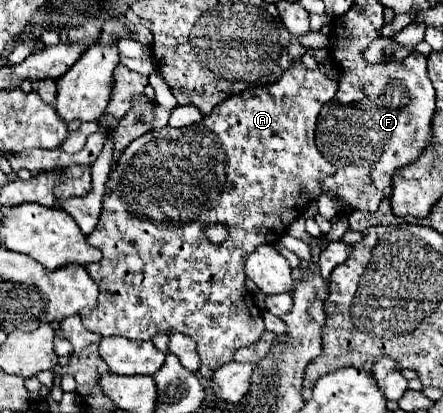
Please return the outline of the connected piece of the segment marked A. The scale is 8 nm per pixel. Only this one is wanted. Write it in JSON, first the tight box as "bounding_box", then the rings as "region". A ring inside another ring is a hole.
{"bounding_box":[81,61,337,379],"region":[[[297,61],[297,65],[293,65],[293,69],[287,69],[281,75],[281,81],[275,81],[273,85],[263,85],[261,89],[251,89],[249,93],[241,93],[237,97],[229,97],[229,101],[223,101],[221,105],[217,105],[217,109],[213,109],[213,113],[209,113],[207,117],[203,117],[199,123],[189,125],[189,127],[181,127],[181,129],[173,129],[173,127],[163,127],[163,129],[151,129],[149,133],[137,137],[135,141],[131,141],[119,161],[115,163],[115,167],[109,173],[109,179],[105,183],[107,191],[103,195],[103,211],[101,211],[101,219],[95,227],[95,231],[91,233],[91,237],[87,237],[87,243],[101,249],[103,257],[99,263],[91,263],[87,265],[87,273],[91,275],[91,279],[99,285],[99,303],[97,309],[87,309],[85,313],[81,313],[83,317],[83,325],[93,331],[99,333],[103,337],[111,337],[111,335],[119,335],[119,337],[127,337],[127,339],[151,339],[155,333],[171,333],[171,331],[181,331],[189,337],[195,339],[197,343],[197,351],[201,357],[201,367],[199,367],[199,375],[203,379],[211,379],[213,373],[217,371],[217,367],[233,361],[233,355],[239,347],[251,345],[255,343],[261,333],[265,331],[263,325],[263,317],[261,311],[253,311],[253,301],[249,301],[251,297],[247,297],[247,287],[245,287],[245,259],[253,253],[253,249],[257,245],[263,243],[277,243],[287,227],[291,225],[293,219],[297,219],[305,207],[309,205],[311,199],[319,197],[319,187],[321,187],[321,179],[329,173],[333,173],[333,165],[329,165],[321,153],[315,147],[315,121],[317,115],[321,111],[321,107],[333,99],[337,91],[337,81],[325,77],[323,73],[319,73],[317,69],[307,71],[301,61]],[[211,223],[225,223],[227,227],[227,239],[223,243],[211,243],[205,235],[205,229]]]}

